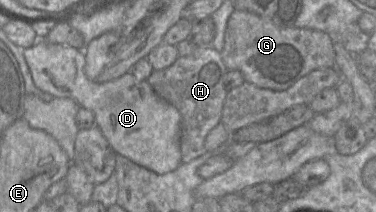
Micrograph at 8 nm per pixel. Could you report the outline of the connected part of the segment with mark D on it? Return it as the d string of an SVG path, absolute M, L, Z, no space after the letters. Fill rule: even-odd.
M38 39L32 47L24 50L23 55L36 87L56 98L70 98L80 107L91 110L96 118L96 126L116 154L120 154L157 174L171 172L182 164L180 150L182 116L177 108L154 92L147 80L138 81L133 74L128 72L118 79L105 83L91 81L84 73L83 50L69 45L49 43L45 39Z

